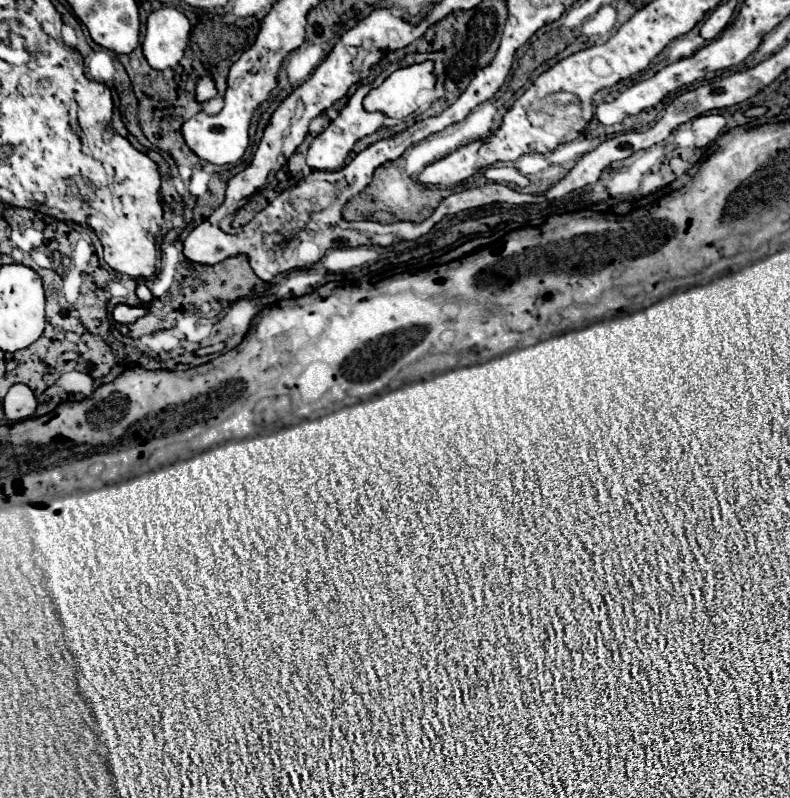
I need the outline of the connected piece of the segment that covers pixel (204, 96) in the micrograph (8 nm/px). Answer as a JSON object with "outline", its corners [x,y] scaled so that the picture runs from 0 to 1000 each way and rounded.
{"outline":[[[266,94],[253,96],[251,104],[248,104],[248,127],[258,129],[258,127],[273,122],[273,119],[276,119],[276,114],[273,114],[273,104],[271,104],[271,99],[268,99]]]}

